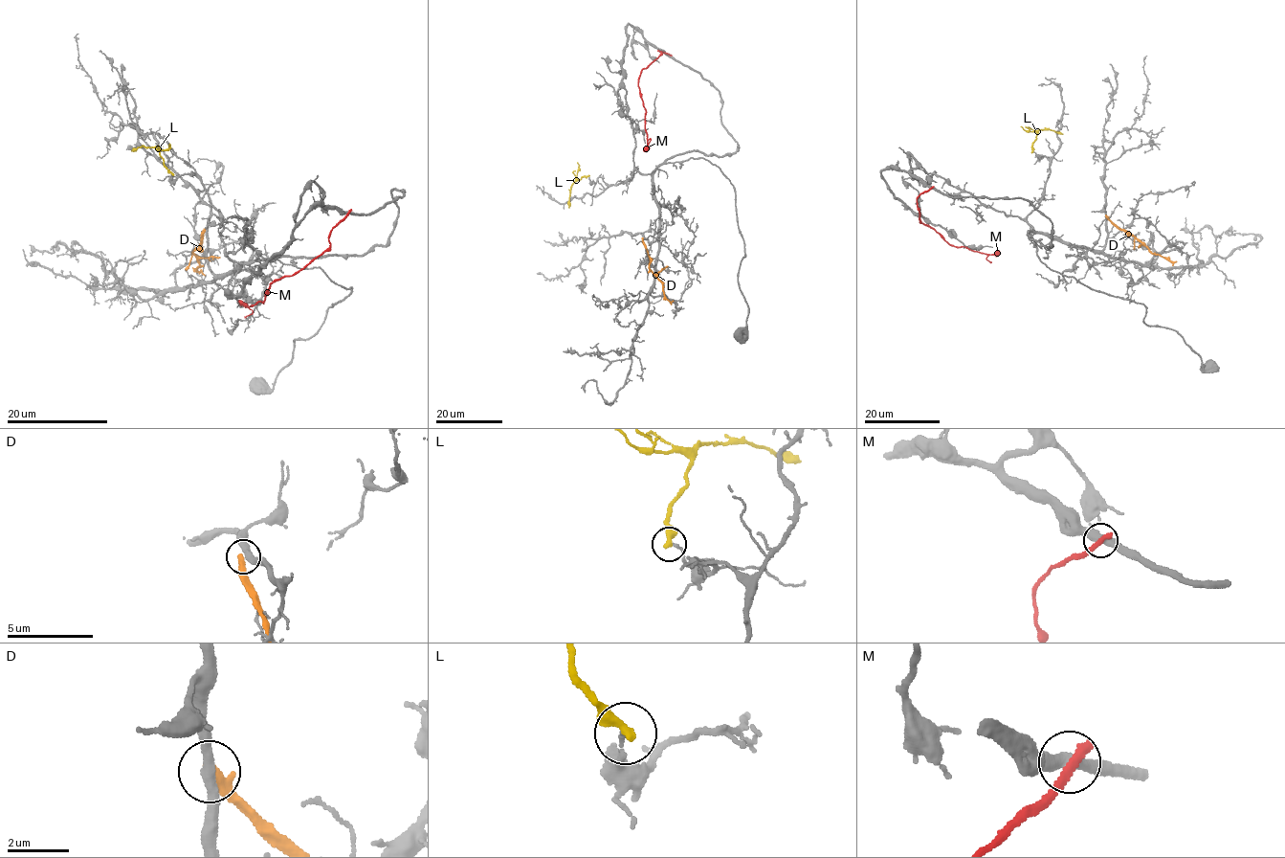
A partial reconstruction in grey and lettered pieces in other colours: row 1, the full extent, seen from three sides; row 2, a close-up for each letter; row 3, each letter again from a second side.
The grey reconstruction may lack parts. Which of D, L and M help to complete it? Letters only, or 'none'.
none

